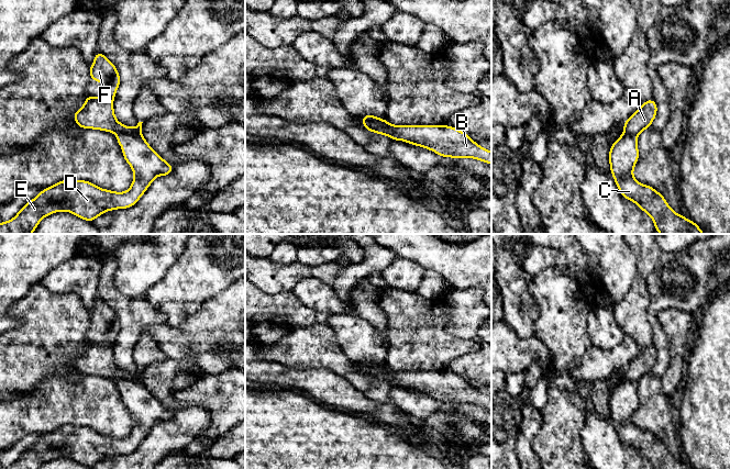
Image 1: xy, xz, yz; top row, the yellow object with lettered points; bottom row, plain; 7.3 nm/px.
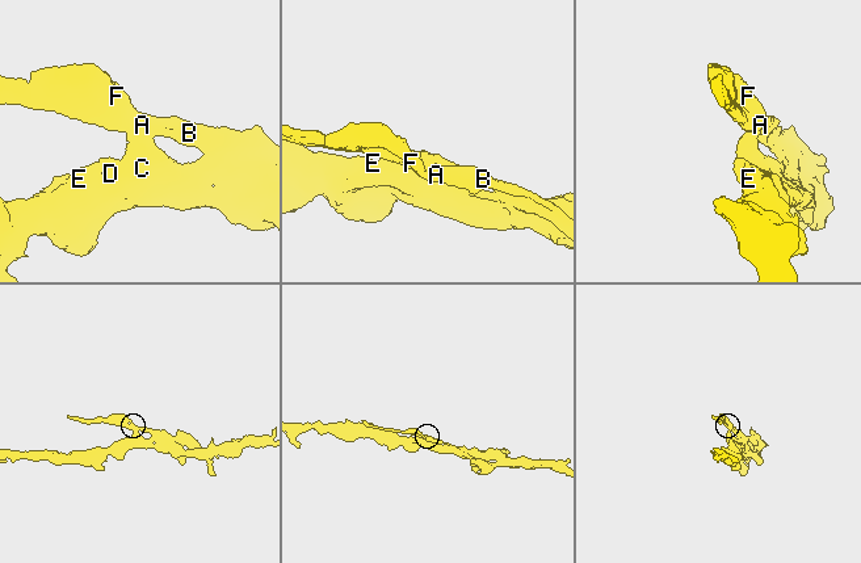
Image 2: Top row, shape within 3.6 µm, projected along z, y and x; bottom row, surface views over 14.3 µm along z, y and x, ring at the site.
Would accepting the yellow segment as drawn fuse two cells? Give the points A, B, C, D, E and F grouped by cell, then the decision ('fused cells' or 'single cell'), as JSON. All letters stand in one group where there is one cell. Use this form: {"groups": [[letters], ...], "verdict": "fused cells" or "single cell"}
{"groups": [["A", "B", "F"], ["C", "D", "E"]], "verdict": "fused cells"}

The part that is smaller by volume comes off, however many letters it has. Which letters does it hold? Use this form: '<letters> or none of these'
A, B, F

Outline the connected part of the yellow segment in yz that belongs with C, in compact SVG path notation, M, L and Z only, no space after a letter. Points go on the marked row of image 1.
M622 134L610 146L610 171L621 196L648 213L653 220L655 231L661 234L705 234L695 222L676 214L654 188L633 178L633 167L638 160L635 135Z

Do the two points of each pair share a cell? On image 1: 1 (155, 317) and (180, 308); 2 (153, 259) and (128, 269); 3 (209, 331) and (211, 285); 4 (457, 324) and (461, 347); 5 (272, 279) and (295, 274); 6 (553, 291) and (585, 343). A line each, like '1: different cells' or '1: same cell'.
1: different cells
2: same cell
3: different cells
4: different cells
5: same cell
6: same cell

